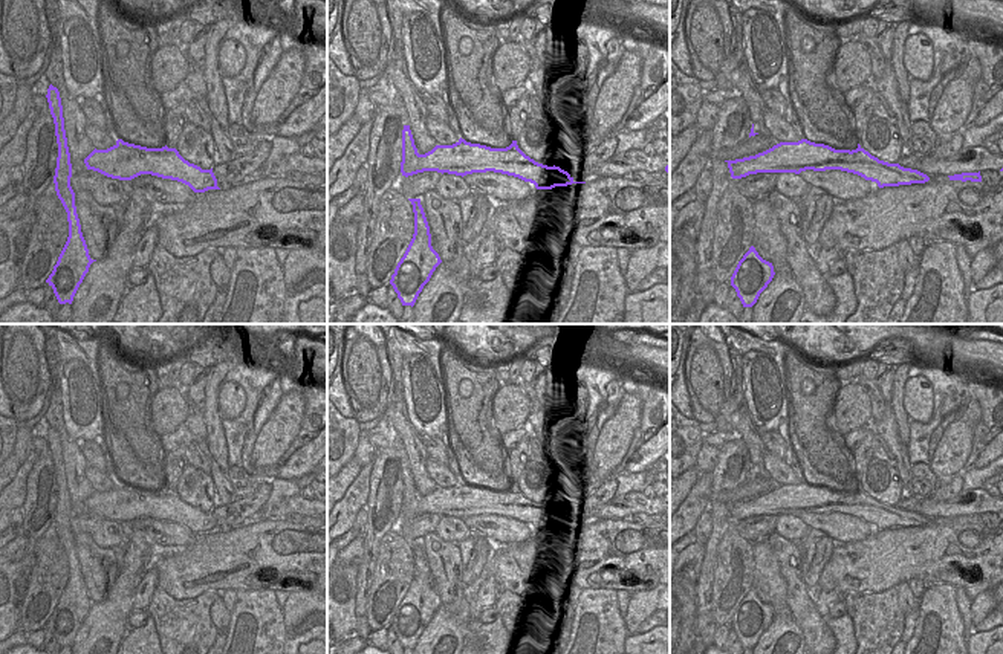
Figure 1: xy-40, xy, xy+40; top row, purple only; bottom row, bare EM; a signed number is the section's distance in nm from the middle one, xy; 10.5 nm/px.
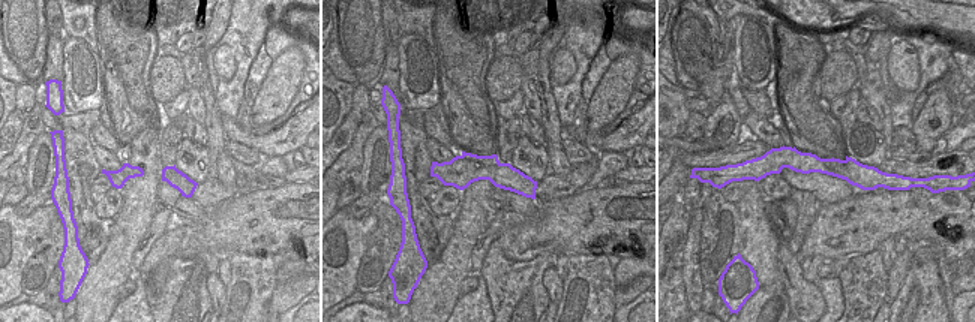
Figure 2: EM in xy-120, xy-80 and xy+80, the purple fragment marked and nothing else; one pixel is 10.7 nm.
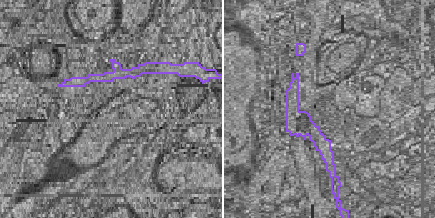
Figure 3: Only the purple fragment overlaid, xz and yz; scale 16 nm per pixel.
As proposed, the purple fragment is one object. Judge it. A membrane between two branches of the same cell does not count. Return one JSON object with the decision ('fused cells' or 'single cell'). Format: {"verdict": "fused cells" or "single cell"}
{"verdict": "fused cells"}

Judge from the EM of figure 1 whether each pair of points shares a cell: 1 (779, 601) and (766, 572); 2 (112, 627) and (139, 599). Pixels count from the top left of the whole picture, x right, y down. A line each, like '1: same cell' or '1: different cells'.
1: same cell
2: different cells

